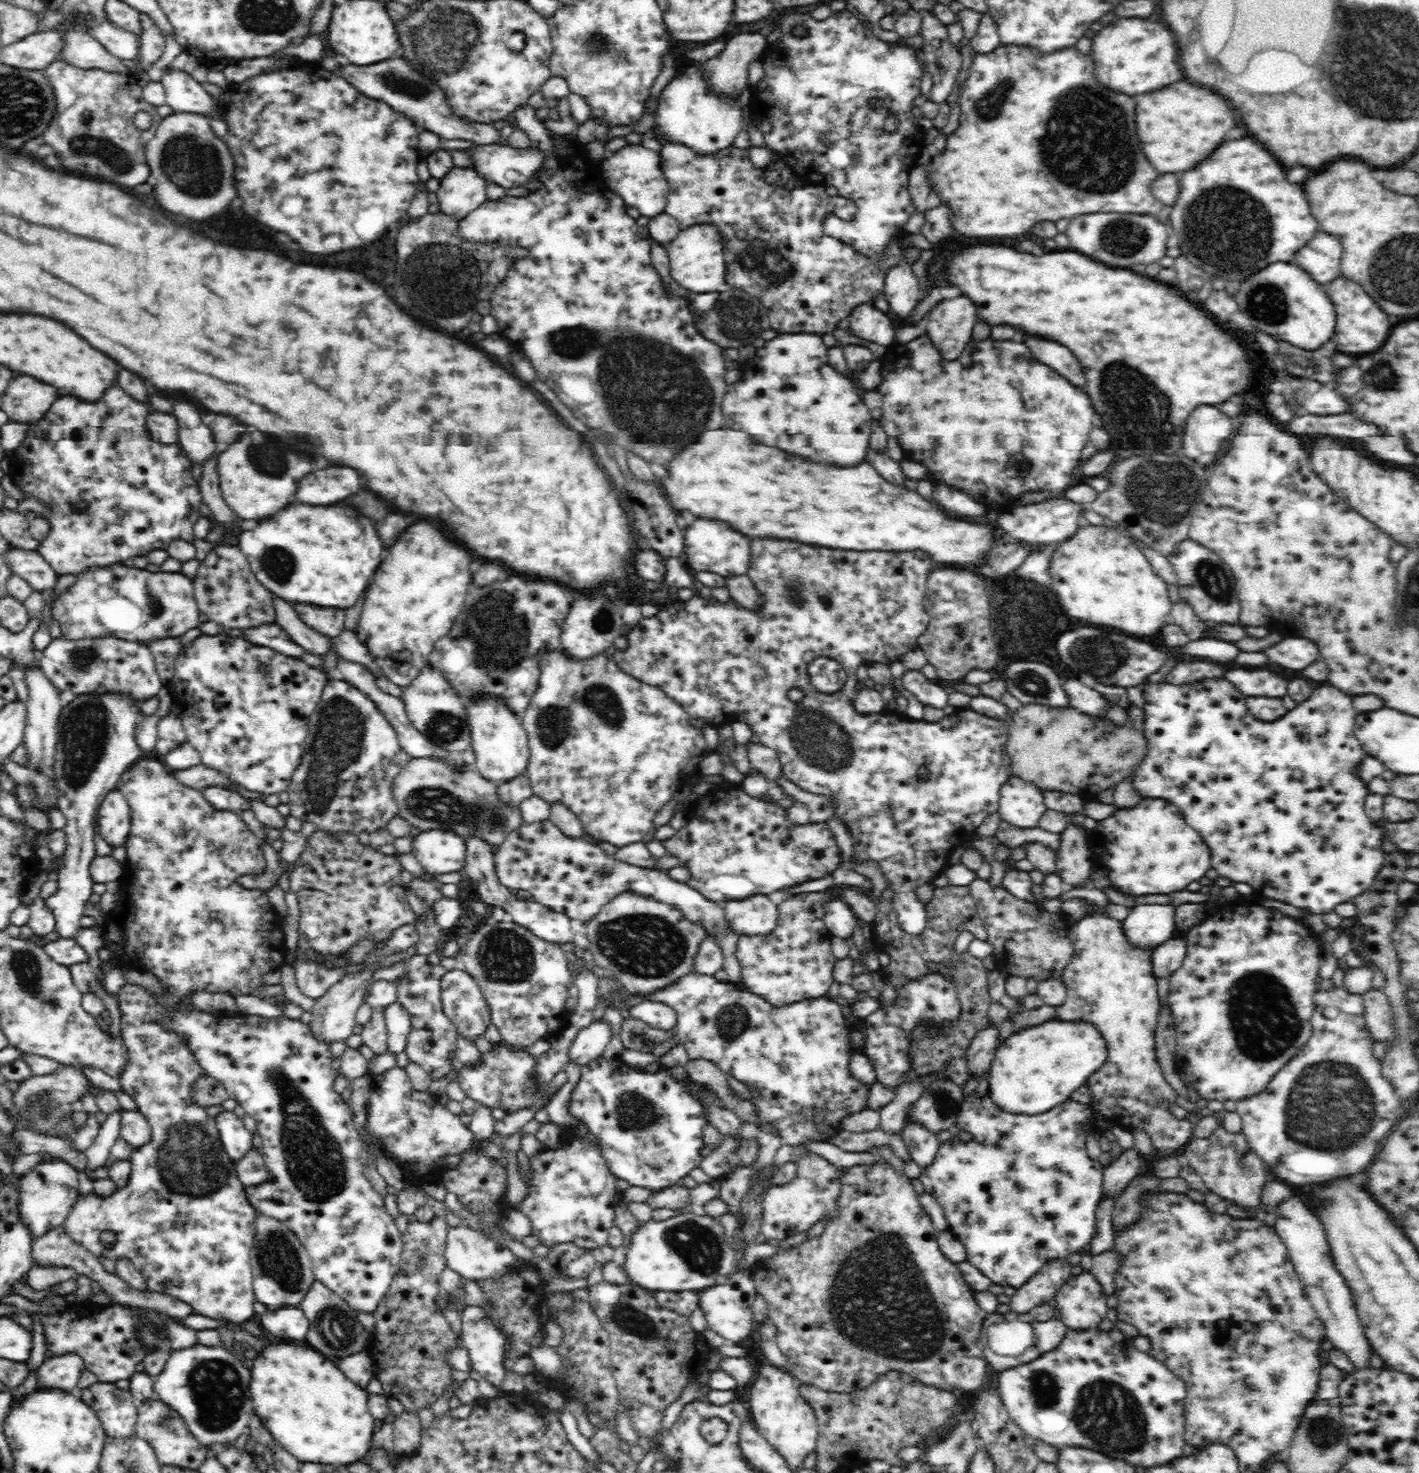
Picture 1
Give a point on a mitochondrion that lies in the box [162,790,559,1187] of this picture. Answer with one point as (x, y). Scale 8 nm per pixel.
(505, 956)

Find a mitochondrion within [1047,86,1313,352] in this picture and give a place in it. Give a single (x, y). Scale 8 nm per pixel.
(1220, 220)

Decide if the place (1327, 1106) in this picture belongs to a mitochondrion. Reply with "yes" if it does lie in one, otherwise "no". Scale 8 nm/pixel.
yes

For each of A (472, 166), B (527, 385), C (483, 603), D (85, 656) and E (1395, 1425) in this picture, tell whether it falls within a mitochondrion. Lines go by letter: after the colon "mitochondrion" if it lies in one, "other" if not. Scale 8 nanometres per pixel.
A: other
B: other
C: mitochondrion
D: mitochondrion
E: other

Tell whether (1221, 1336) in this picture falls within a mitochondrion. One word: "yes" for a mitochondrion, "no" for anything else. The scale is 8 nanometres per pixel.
no

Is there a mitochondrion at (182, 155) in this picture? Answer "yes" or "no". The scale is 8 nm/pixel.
yes

